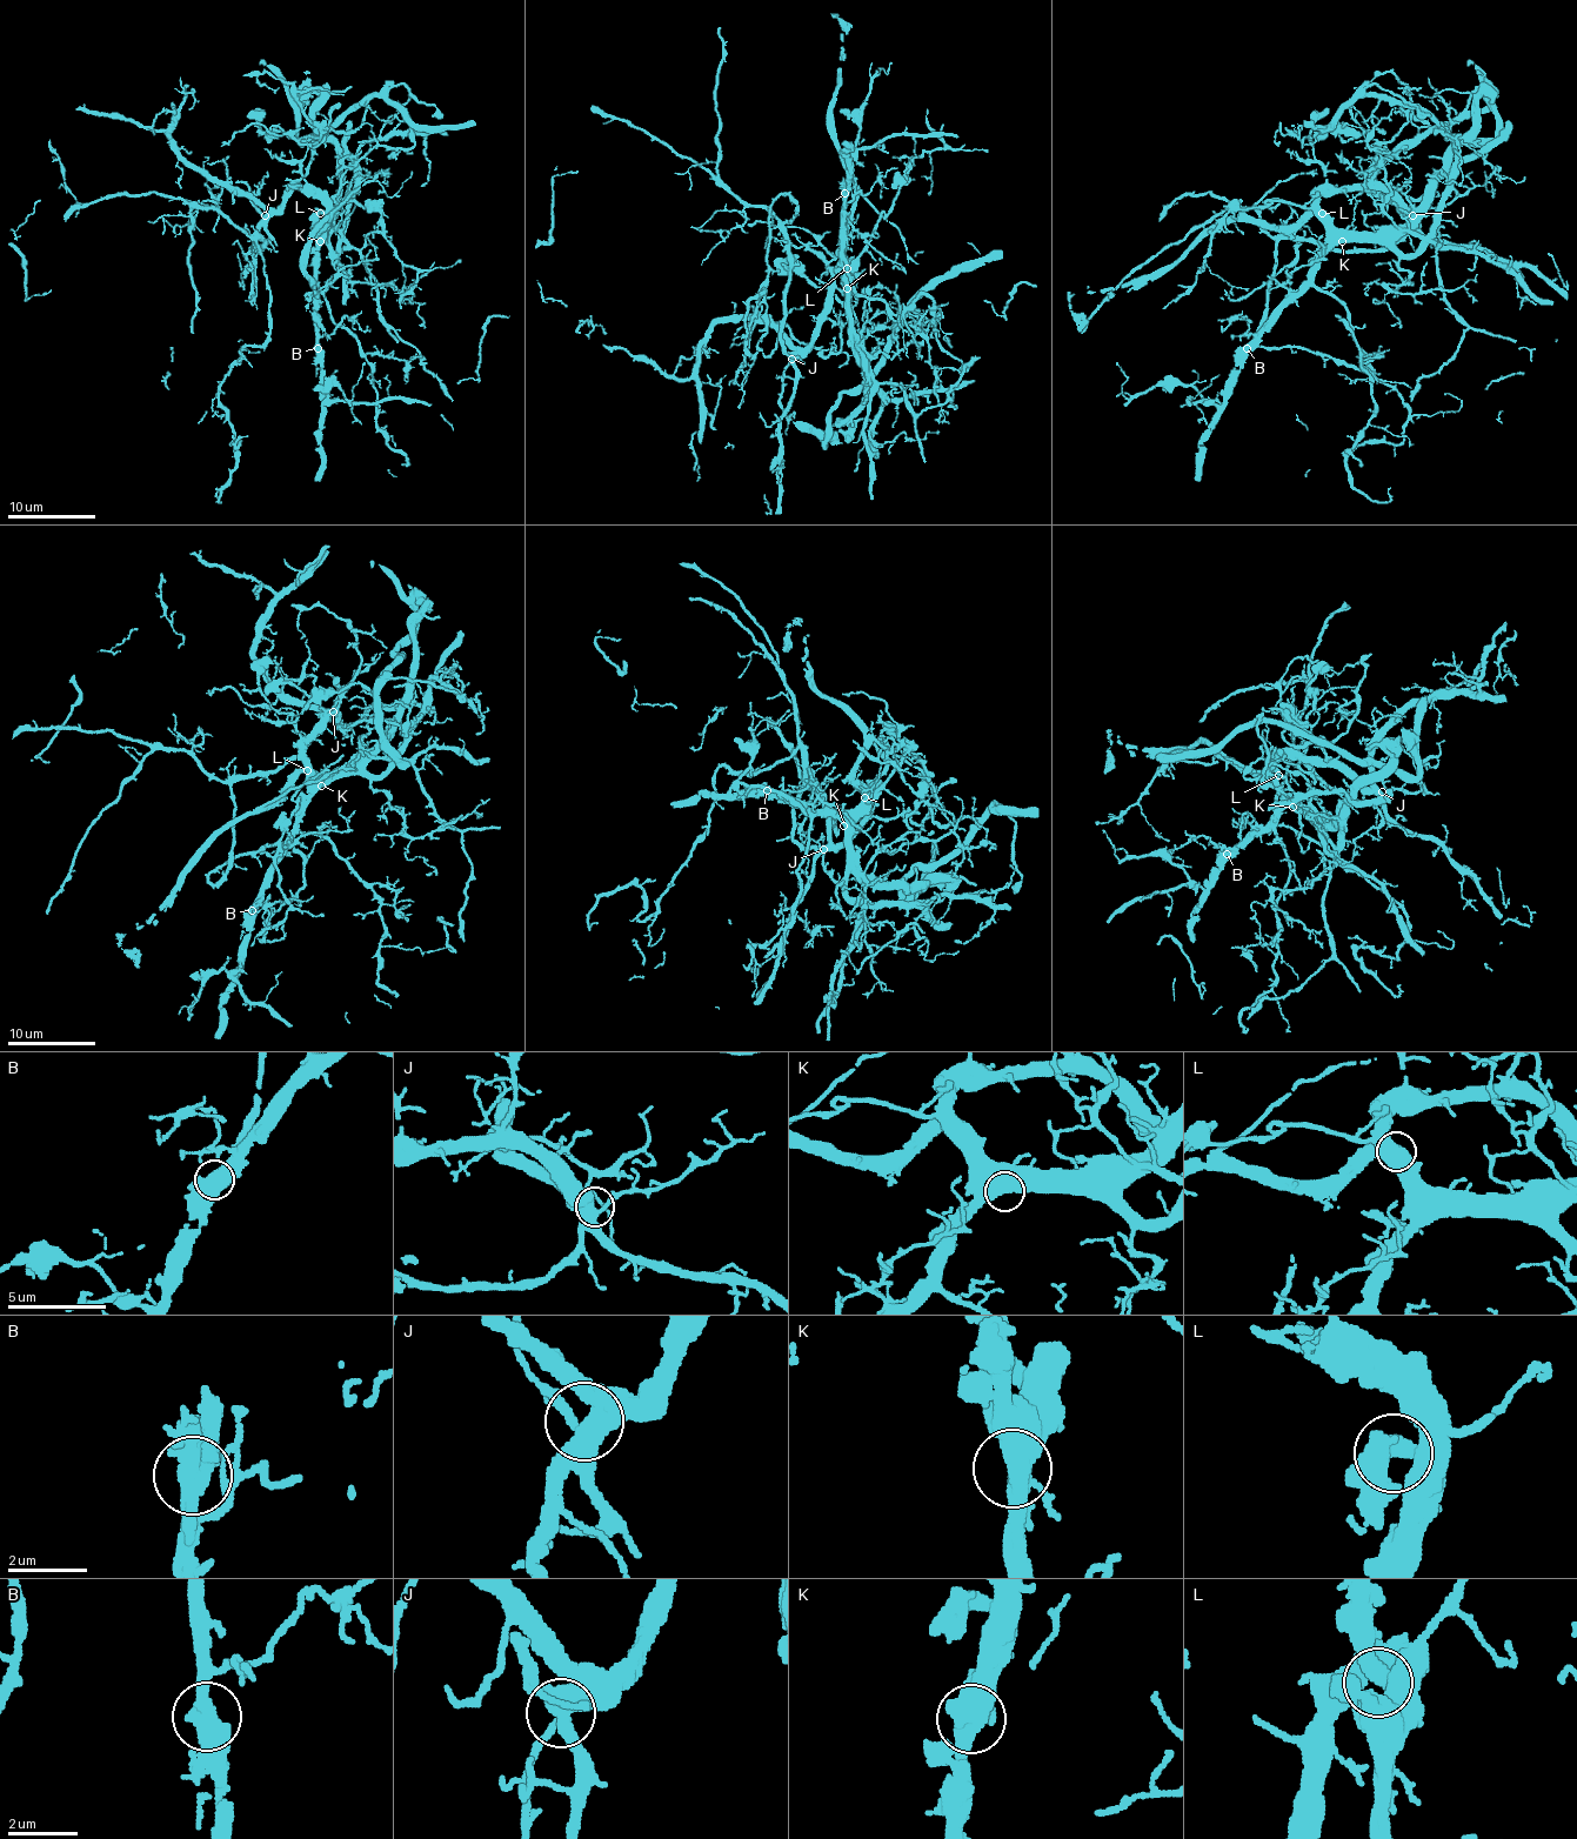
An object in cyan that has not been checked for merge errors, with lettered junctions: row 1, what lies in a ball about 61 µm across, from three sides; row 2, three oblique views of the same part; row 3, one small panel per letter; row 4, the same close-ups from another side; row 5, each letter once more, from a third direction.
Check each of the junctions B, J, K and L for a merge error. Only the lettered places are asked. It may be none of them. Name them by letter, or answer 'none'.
none

